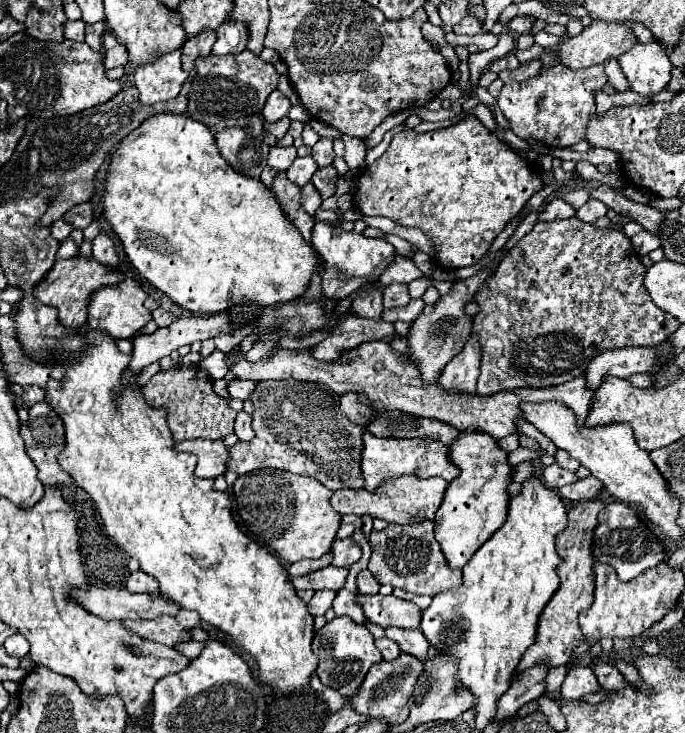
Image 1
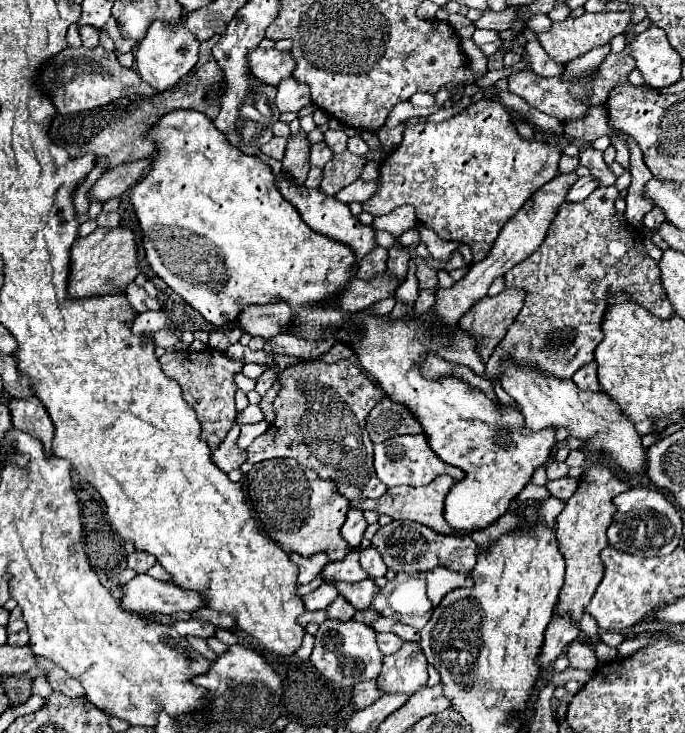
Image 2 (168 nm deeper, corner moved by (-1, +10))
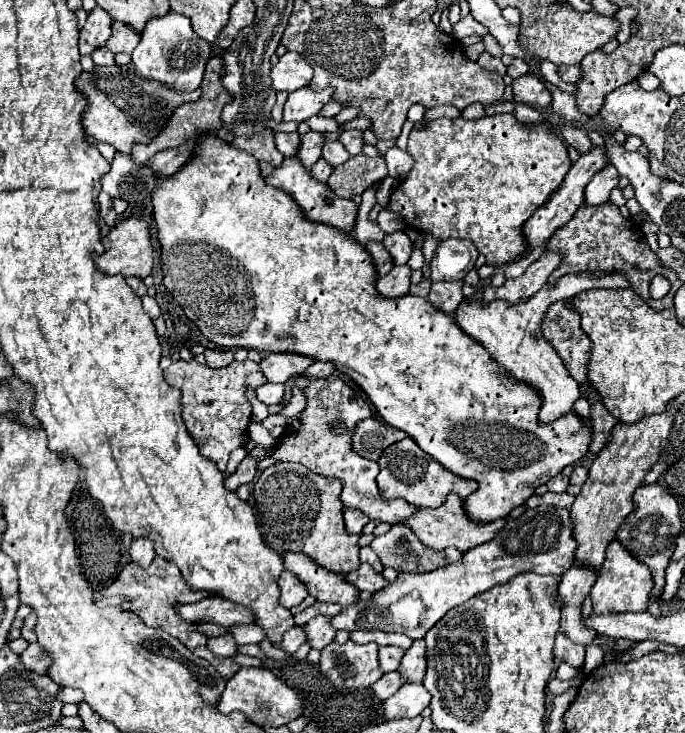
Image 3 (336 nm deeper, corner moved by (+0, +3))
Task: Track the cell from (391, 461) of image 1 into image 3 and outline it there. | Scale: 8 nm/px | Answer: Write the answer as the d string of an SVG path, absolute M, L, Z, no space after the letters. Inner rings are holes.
M406 437L394 445L390 445L378 459L380 475L378 475L378 489L384 497L402 497L408 503L416 507L430 507L436 509L440 503L444 503L446 495L456 493L458 497L466 499L470 493L478 489L478 483L472 479L464 479L442 467L438 461L434 461L428 453L424 453L414 439Z

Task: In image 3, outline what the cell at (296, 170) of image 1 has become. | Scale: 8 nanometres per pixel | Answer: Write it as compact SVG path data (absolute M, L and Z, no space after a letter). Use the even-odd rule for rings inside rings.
M336 139L336 141L328 141L328 143L324 145L322 157L324 157L332 167L336 167L336 165L340 165L340 163L346 163L346 161L350 159L346 147L344 147L342 143L338 143L338 139Z

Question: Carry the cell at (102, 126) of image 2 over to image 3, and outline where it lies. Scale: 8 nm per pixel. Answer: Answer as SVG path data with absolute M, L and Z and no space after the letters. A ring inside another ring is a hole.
M216 55L216 57L212 57L212 59L208 61L208 65L206 65L204 81L202 81L202 85L200 85L200 87L202 87L202 97L200 97L196 103L184 103L184 105L180 105L180 107L174 111L172 119L168 121L166 129L164 129L152 143L148 143L148 145L136 145L136 147L132 149L132 159L134 159L136 163L146 163L150 157L154 157L154 153L158 153L158 151L162 151L162 149L178 147L178 145L190 141L190 139L196 137L196 135L212 133L212 131L220 129L220 127L224 125L222 119L220 119L220 113L222 113L224 105L228 105L228 101L232 101L232 95L230 95L230 93L224 89L224 85L222 85L222 73L224 73L224 63L222 63L222 59Z

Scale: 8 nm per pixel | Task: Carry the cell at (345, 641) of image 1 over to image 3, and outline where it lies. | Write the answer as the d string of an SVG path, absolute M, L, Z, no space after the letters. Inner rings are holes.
M352 641L344 645L330 643L322 649L320 671L338 687L370 687L382 677L378 667L378 645L356 645Z

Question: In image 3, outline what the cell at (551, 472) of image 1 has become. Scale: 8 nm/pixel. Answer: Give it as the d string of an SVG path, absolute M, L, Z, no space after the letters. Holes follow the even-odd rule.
M560 473L560 475L556 475L554 479L550 479L546 485L548 485L548 489L550 489L552 493L564 493L566 487L568 487L568 477Z

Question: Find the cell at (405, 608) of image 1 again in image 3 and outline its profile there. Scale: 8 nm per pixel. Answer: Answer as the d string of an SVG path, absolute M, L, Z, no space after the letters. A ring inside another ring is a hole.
M284 551L284 569L296 575L306 587L308 593L322 601L322 603L338 603L342 607L356 603L358 591L352 587L344 575L332 573L320 565L316 565L308 555L304 553L292 553Z

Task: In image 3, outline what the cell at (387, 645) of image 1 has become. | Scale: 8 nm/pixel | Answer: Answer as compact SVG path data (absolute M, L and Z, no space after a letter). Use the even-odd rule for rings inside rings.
M380 647L380 655L378 655L380 669L384 673L396 671L402 657L404 657L404 649L400 649L400 647Z

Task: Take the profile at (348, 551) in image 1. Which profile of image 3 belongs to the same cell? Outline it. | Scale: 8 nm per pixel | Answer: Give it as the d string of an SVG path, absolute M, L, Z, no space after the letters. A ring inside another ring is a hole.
M346 507L344 509L344 523L346 523L346 529L348 533L362 533L362 527L368 523L370 519L362 513L362 511L356 511L352 507Z

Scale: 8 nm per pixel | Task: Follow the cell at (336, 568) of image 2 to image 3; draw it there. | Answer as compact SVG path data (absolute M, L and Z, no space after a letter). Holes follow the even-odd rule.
M362 563L356 571L348 573L346 581L356 585L358 591L370 591L370 593L378 593L380 589L384 589L388 585L388 581L382 577L382 573L376 573L368 563Z

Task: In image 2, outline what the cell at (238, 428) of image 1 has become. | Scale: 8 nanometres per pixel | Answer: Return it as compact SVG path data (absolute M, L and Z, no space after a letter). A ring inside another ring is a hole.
M261 420L261 422L255 422L255 424L243 424L241 426L241 436L239 436L239 448L249 448L249 444L257 438L257 436L261 436L265 430L269 428L269 424L265 422L265 420Z

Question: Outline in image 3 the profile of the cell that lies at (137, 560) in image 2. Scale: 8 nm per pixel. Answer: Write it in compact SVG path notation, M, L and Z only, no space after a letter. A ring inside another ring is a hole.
M134 539L132 545L130 545L130 555L132 555L132 561L136 561L140 567L148 567L154 559L154 547L152 547L152 541L150 539Z

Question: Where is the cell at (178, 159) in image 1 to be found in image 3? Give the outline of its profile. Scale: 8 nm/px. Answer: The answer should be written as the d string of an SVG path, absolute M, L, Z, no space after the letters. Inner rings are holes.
M204 135L198 139L198 149L194 153L194 159L184 165L182 171L166 179L160 189L156 191L154 199L154 221L158 225L158 239L162 243L162 271L164 271L164 285L168 291L174 295L178 305L184 309L186 317L190 321L196 319L196 327L200 333L216 343L218 347L224 349L258 349L266 353L298 353L304 357L310 357L314 361L328 361L334 363L336 371L348 375L372 401L376 407L378 415L392 427L404 431L408 437L412 437L422 451L432 455L438 463L442 463L448 471L474 479L480 487L474 495L470 495L464 501L464 507L468 509L466 513L474 521L496 521L500 517L508 517L508 513L516 507L520 507L528 497L534 495L536 487L548 483L552 477L562 473L564 467L574 465L588 453L588 443L592 439L592 423L590 419L582 419L574 409L568 415L562 415L556 419L556 423L540 423L538 421L538 411L540 411L540 395L532 391L532 387L524 387L524 383L512 383L512 379L504 379L504 375L496 375L496 363L488 359L488 351L480 347L480 343L468 339L464 331L456 325L456 319L452 315L442 313L436 309L428 299L414 297L414 295L404 295L400 299L384 299L376 291L376 265L372 255L366 253L366 247L360 245L356 239L346 237L342 231L336 231L334 227L322 225L322 223L312 223L310 219L300 213L300 205L288 197L288 193L264 183L260 175L258 161L244 153L234 149L232 145L220 141L214 135Z

